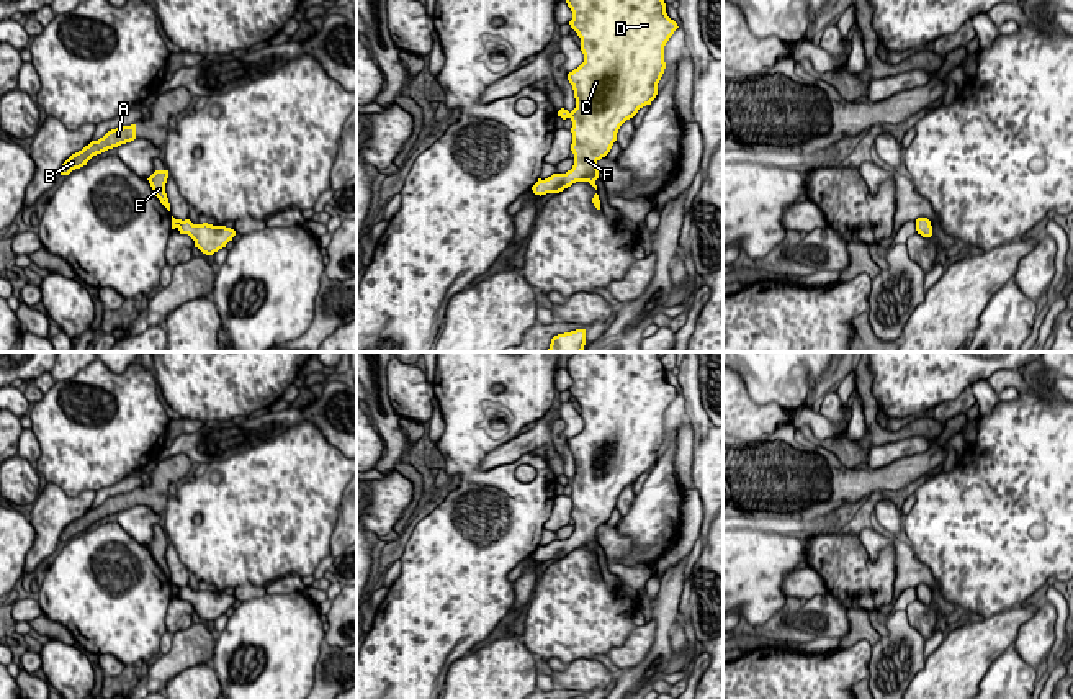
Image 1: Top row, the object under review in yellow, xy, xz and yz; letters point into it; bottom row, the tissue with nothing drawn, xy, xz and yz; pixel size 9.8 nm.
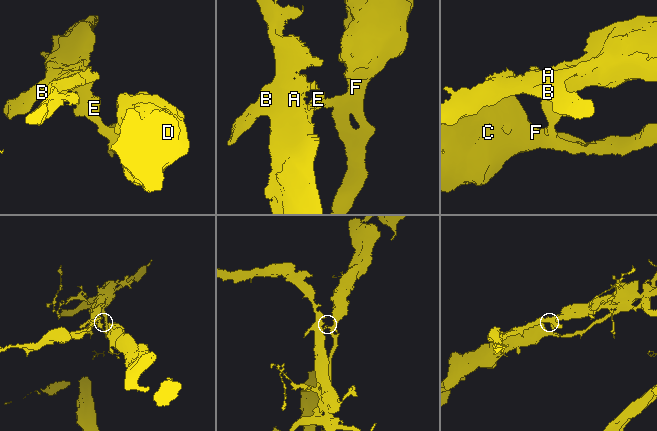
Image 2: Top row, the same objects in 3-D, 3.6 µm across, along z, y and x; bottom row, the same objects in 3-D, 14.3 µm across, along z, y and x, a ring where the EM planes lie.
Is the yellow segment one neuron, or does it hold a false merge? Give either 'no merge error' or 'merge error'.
merge error

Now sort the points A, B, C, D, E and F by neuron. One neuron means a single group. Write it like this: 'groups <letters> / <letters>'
groups A B E / C D F

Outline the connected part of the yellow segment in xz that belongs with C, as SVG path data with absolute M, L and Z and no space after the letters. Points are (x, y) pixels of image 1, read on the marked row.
M566 0L566 3L572 11L569 25L581 38L584 54L584 62L568 74L576 108L571 113L564 108L558 111L558 116L572 121L574 165L566 174L538 180L535 193L540 196L559 193L576 182L589 182L597 190L597 162L610 152L620 126L656 98L666 69L664 46L679 28L667 16L664 0Z

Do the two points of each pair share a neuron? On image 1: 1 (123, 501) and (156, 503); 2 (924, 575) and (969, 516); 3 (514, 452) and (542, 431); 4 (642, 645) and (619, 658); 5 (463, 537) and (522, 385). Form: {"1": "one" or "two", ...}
{"1": "one", "2": "two", "3": "one", "4": "one", "5": "one"}

